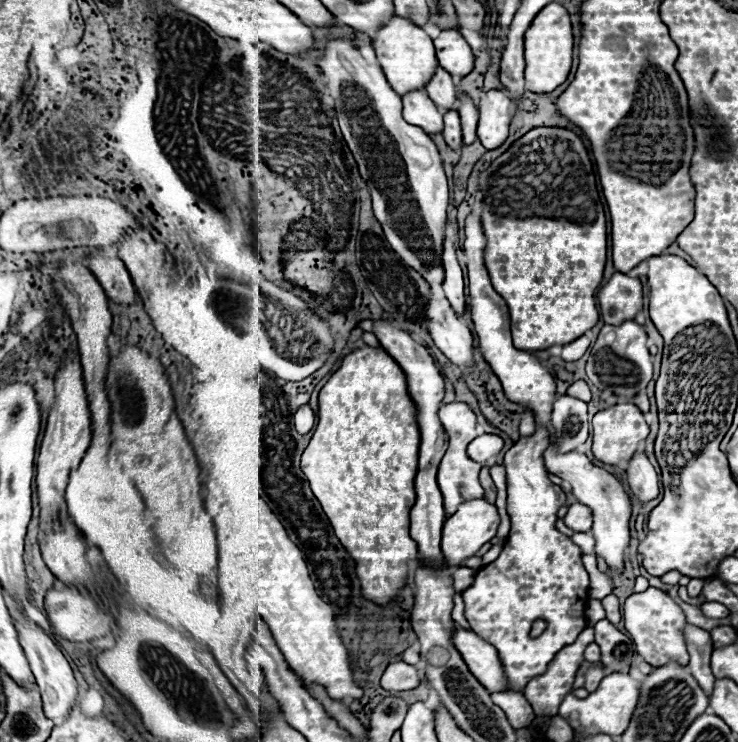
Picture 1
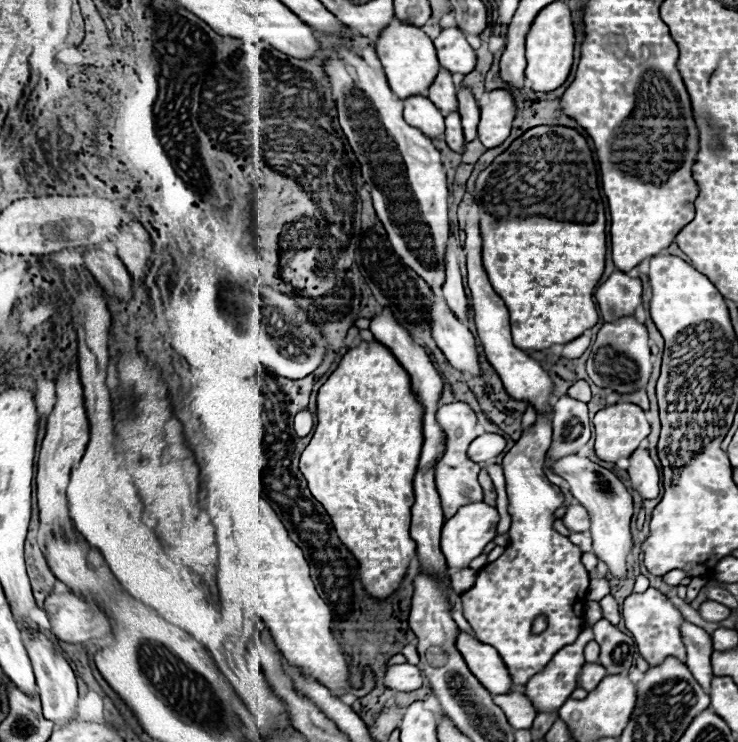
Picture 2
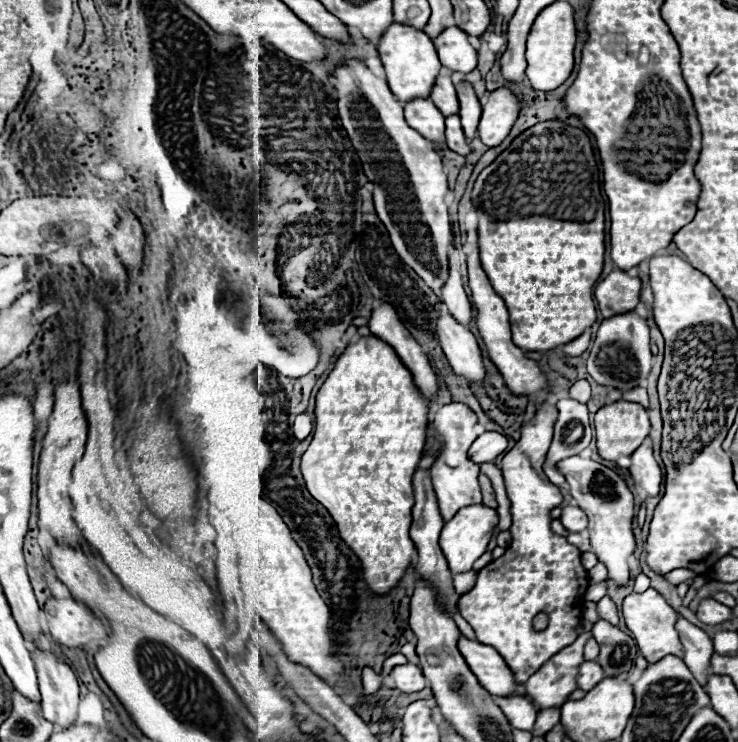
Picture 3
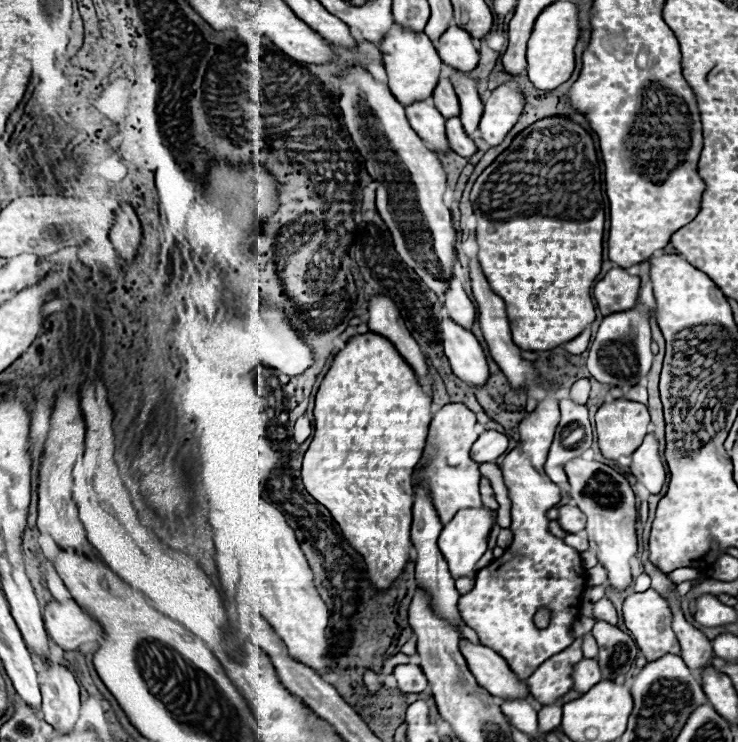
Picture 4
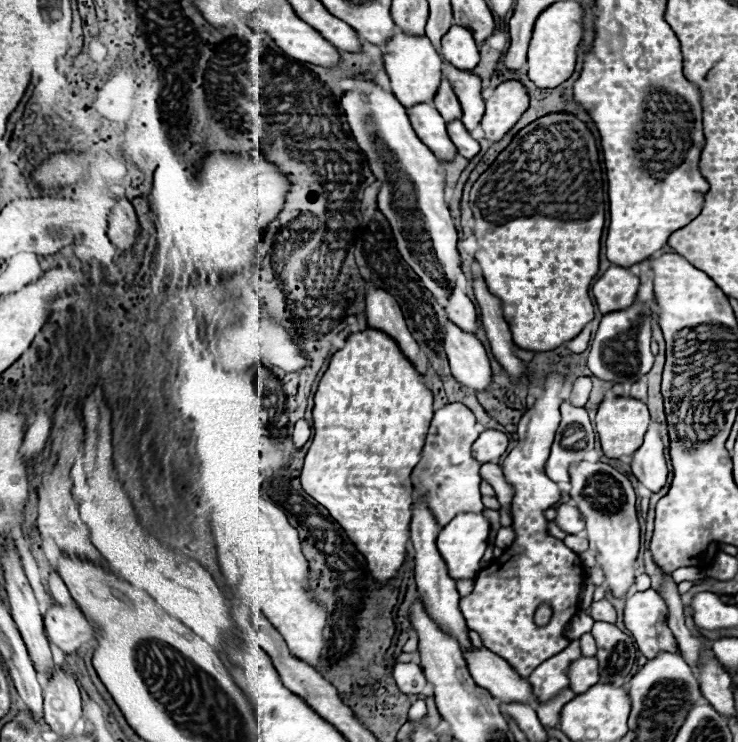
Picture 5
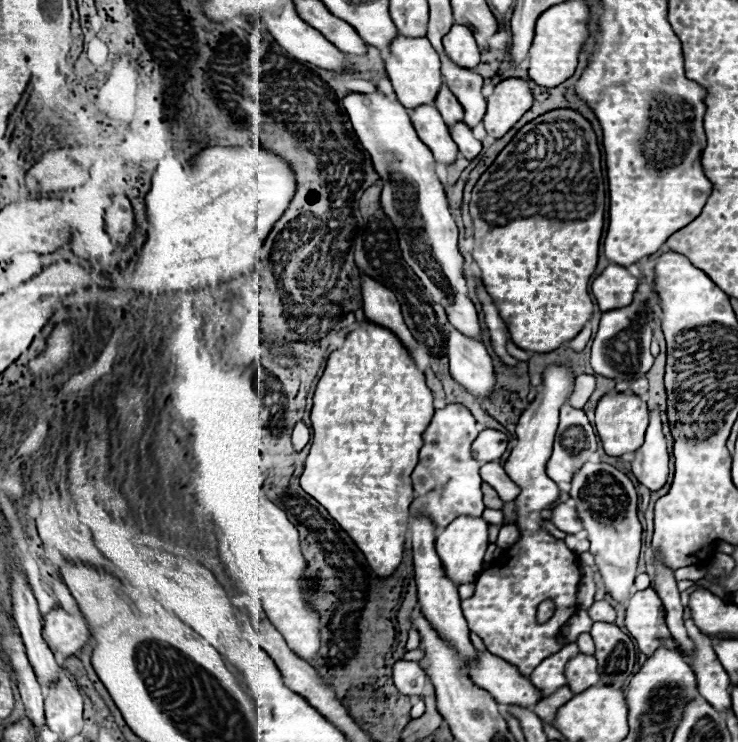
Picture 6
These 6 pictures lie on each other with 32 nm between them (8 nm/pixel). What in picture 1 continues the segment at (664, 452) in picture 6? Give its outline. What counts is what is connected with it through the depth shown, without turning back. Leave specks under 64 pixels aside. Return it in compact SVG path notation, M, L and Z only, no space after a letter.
M638 450L636 456L630 460L626 472L628 472L630 492L640 504L654 500L658 496L658 486L660 486L658 474L642 450Z

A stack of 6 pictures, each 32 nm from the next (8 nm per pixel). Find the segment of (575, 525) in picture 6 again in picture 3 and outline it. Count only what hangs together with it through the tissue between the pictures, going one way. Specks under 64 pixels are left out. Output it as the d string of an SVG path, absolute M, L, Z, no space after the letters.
M566 506L560 520L568 532L584 532L588 528L588 516L580 506Z

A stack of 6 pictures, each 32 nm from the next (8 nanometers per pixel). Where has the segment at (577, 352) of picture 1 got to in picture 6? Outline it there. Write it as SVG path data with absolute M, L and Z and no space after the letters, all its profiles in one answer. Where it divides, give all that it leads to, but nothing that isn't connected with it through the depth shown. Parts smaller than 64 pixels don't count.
M586 324L584 328L582 328L582 332L576 336L576 338L572 338L570 342L568 342L568 346L572 348L572 350L576 350L576 352L580 352L580 350L584 350L586 348L586 344L588 344L588 340L590 340L590 324Z

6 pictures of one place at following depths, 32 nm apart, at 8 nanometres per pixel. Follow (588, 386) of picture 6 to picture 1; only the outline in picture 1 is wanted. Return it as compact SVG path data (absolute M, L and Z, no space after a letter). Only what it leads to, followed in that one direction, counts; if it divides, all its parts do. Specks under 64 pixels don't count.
M584 380L574 382L574 384L568 388L566 394L568 394L568 396L574 396L574 398L578 398L578 400L584 400L584 402L590 400L590 388L588 388L588 384L586 384Z

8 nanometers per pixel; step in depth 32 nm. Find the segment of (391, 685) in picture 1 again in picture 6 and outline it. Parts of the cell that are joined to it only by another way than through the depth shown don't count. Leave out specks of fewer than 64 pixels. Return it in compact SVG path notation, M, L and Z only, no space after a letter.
M398 660L394 664L394 684L400 690L400 694L420 696L426 682L428 682L428 678L426 678L424 670L416 662Z

